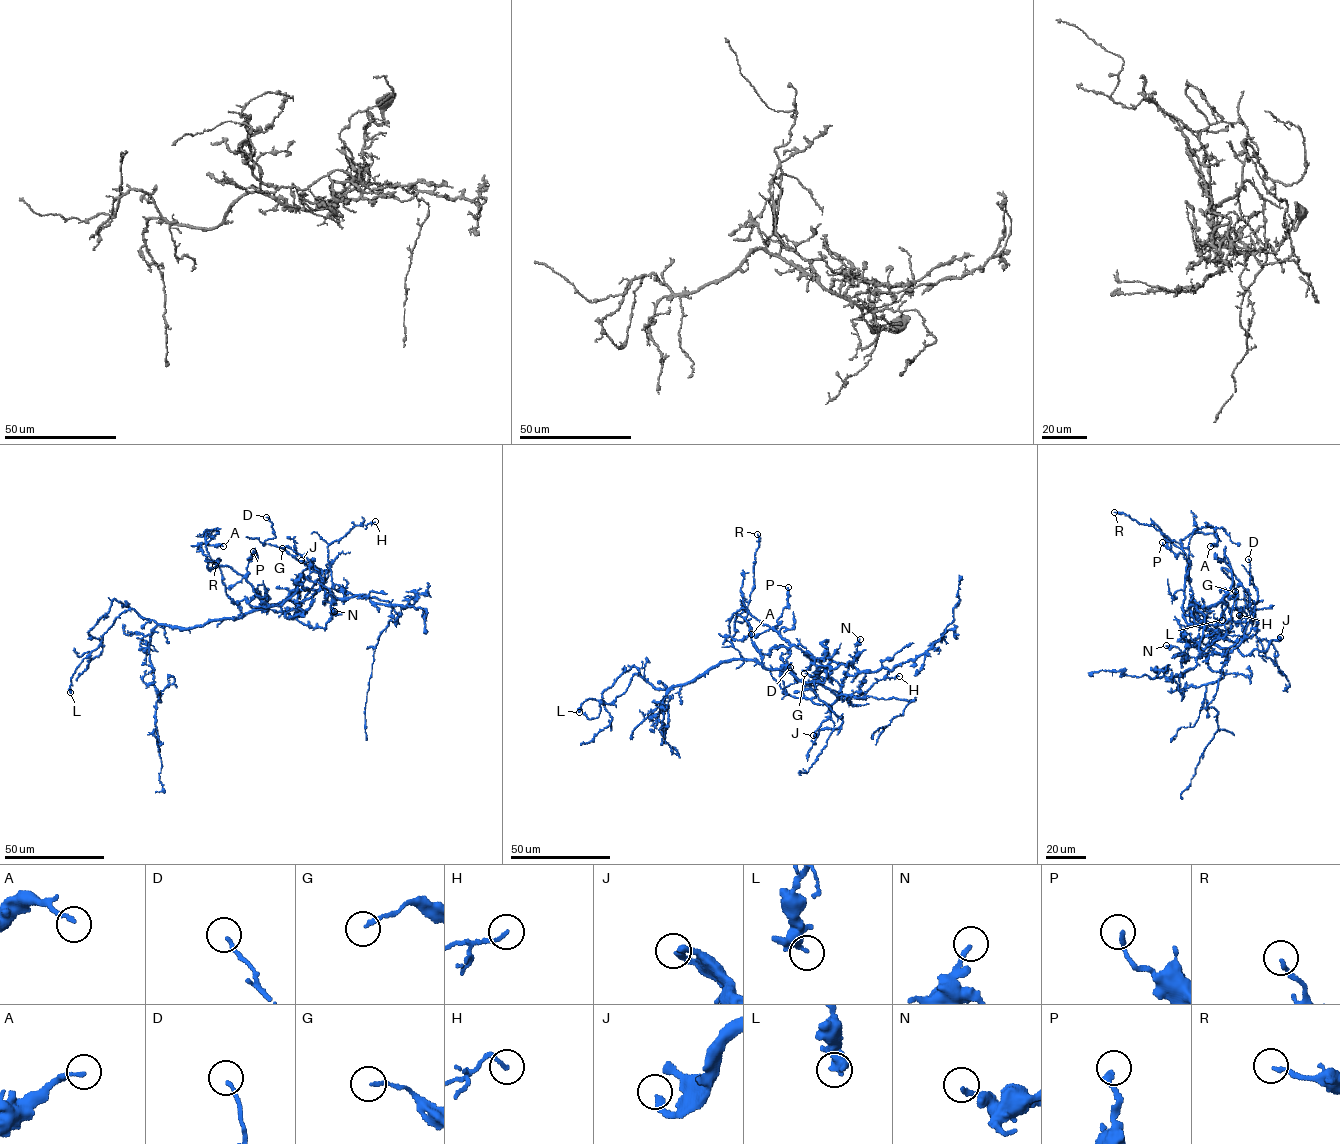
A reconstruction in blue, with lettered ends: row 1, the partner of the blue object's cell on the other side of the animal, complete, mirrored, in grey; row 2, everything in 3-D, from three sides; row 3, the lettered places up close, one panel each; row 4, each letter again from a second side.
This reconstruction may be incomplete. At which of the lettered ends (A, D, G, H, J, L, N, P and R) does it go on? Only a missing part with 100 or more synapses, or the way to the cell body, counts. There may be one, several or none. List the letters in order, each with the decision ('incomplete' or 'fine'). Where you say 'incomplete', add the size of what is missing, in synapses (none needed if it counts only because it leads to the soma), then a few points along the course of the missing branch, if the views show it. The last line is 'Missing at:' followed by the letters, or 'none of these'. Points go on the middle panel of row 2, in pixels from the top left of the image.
A: fine
D: fine
G: fine
H: fine
J: incomplete; course (813, 735), (812, 730), (801, 731), (804, 744)
L: fine
N: fine
P: fine
R: fine
Missing at: J

